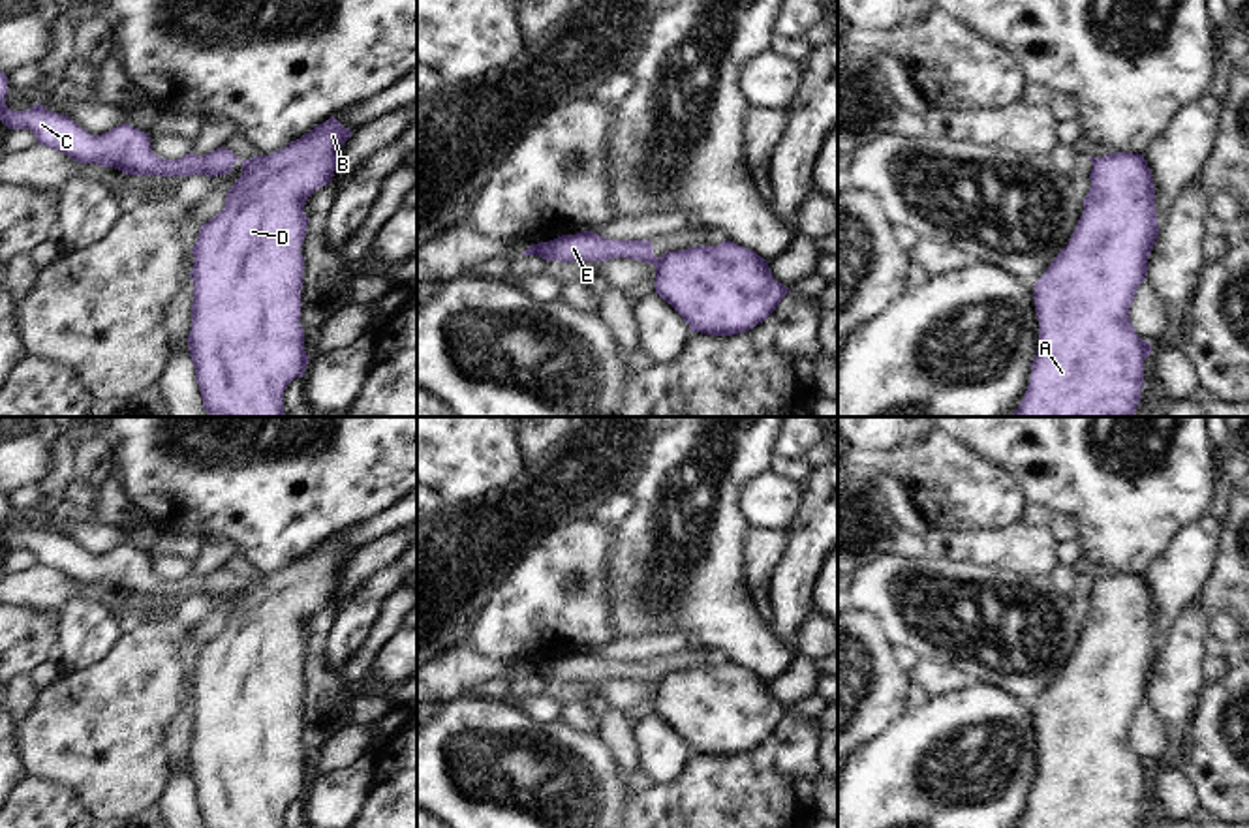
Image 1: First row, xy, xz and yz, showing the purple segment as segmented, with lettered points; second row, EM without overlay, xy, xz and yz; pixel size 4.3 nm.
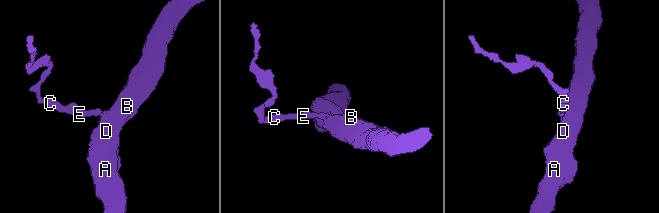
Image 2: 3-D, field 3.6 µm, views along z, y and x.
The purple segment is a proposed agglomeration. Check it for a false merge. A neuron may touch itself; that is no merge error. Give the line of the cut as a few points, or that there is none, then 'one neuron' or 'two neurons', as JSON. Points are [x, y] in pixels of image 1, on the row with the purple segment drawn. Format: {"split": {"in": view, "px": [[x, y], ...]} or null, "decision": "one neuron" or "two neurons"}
{"split": {"in": "xz", "px": [[669, 252], [654, 263]]}, "decision": "two neurons"}

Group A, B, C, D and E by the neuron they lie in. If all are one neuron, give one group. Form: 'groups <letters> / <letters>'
groups A B D / C E

